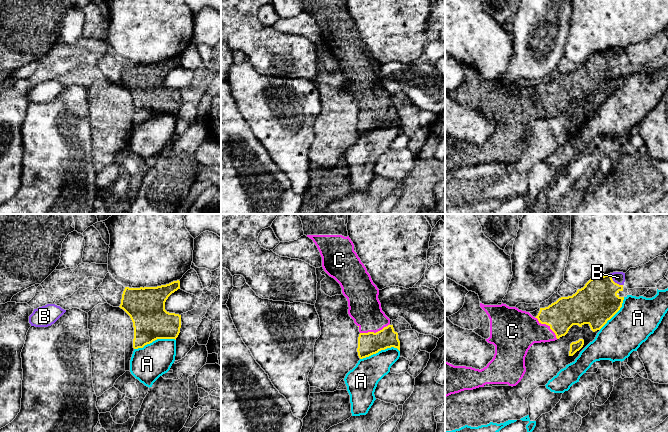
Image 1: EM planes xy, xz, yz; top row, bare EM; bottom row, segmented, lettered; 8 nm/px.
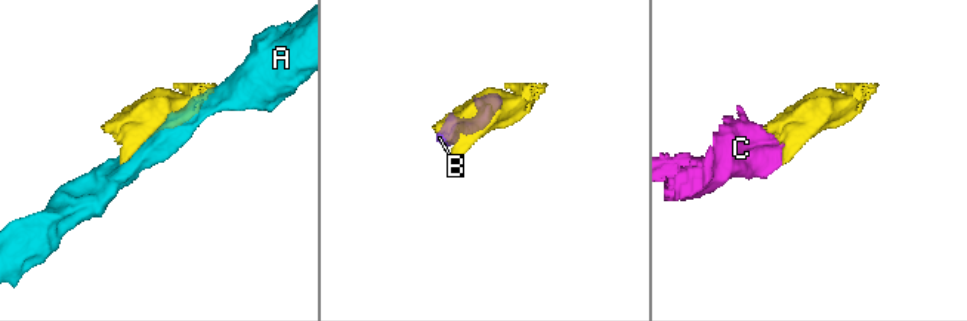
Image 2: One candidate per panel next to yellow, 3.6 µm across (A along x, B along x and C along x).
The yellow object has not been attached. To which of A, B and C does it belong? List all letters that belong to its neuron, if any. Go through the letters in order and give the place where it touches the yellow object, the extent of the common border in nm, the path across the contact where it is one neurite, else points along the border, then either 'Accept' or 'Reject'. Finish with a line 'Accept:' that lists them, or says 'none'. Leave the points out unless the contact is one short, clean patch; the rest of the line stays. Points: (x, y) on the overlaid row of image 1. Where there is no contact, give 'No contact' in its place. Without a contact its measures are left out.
A: Touches yellow at xy (154, 340). Shared border 340 nm. Reject
B: Touches yellow at yz (614, 282). Shared border 150 nm. Boundary: yz (608, 274), (615, 282), (622, 285). Reject
C: Touches yellow at yz (547, 324). Shared border 260 nm. Path across: yz (561, 315), (547, 324), (539, 329), (517, 330). Accept
Accept: C

